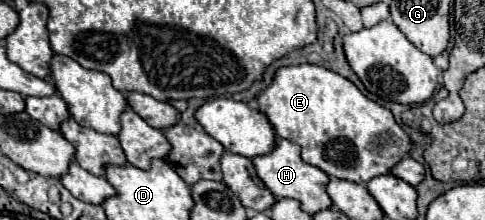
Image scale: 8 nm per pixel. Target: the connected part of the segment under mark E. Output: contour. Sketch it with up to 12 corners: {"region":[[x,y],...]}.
{"region":[[318,65],[258,95],[278,137],[366,185],[412,151],[392,111]]}

